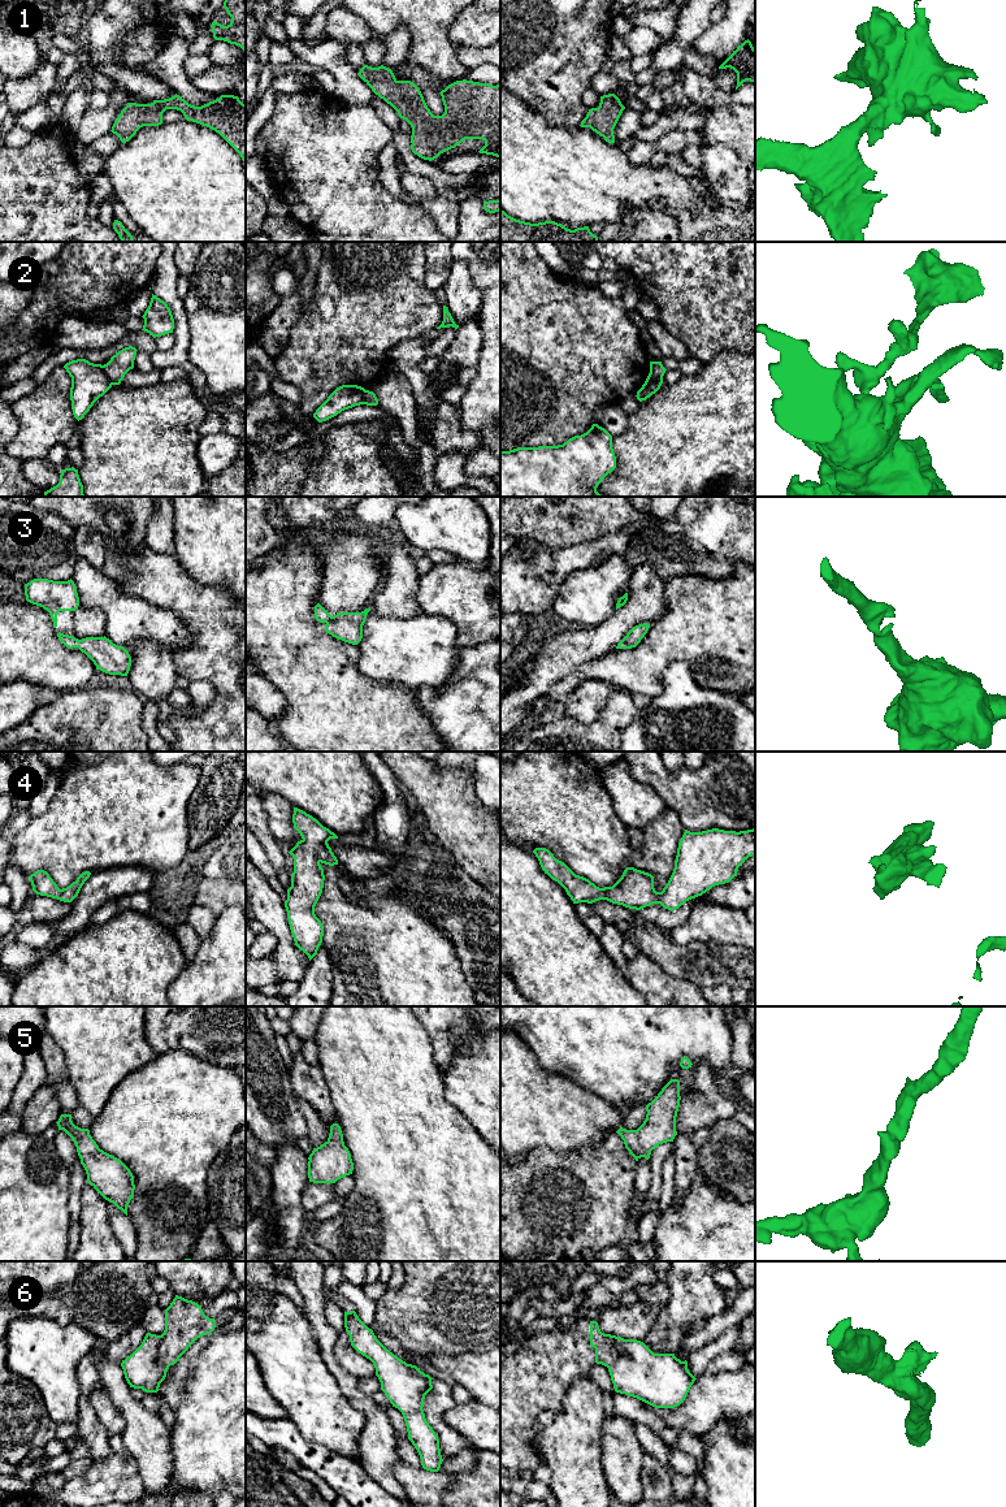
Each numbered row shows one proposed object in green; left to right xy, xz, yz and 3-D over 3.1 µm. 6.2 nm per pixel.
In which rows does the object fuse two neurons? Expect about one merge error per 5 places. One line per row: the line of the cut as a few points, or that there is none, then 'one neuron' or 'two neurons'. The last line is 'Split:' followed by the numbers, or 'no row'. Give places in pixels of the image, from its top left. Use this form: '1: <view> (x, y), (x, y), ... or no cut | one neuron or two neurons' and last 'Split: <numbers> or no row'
1: no cut | one neuron
2: xy (103, 366), (104, 373), (112, 384) | two neurons
3: no cut | one neuron
4: no cut | one neuron
5: no cut | one neuron
6: xy (159, 1336), (157, 1360), (168, 1367) | two neurons
Split: 2, 6

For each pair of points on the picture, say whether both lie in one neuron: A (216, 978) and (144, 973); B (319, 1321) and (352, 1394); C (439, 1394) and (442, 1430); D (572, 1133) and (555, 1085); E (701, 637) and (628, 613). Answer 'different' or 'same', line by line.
A: different
B: same
C: same
D: same
E: different

